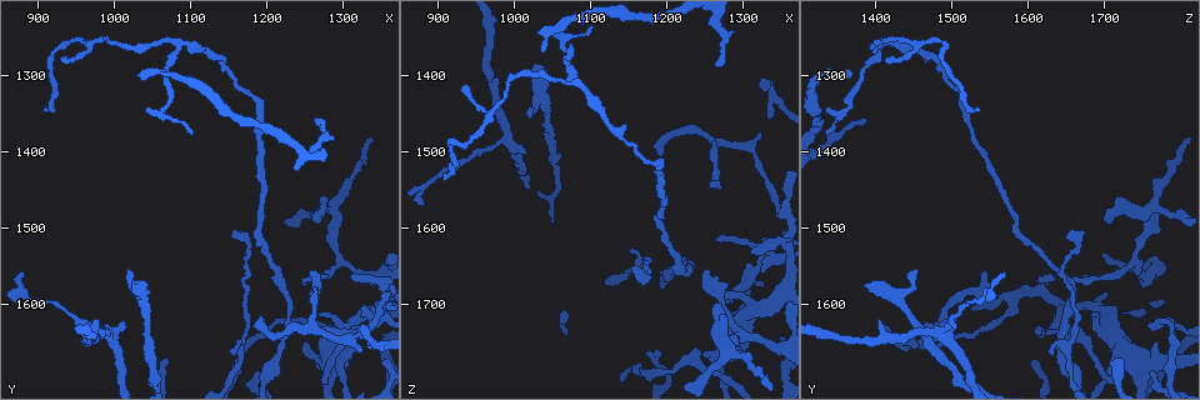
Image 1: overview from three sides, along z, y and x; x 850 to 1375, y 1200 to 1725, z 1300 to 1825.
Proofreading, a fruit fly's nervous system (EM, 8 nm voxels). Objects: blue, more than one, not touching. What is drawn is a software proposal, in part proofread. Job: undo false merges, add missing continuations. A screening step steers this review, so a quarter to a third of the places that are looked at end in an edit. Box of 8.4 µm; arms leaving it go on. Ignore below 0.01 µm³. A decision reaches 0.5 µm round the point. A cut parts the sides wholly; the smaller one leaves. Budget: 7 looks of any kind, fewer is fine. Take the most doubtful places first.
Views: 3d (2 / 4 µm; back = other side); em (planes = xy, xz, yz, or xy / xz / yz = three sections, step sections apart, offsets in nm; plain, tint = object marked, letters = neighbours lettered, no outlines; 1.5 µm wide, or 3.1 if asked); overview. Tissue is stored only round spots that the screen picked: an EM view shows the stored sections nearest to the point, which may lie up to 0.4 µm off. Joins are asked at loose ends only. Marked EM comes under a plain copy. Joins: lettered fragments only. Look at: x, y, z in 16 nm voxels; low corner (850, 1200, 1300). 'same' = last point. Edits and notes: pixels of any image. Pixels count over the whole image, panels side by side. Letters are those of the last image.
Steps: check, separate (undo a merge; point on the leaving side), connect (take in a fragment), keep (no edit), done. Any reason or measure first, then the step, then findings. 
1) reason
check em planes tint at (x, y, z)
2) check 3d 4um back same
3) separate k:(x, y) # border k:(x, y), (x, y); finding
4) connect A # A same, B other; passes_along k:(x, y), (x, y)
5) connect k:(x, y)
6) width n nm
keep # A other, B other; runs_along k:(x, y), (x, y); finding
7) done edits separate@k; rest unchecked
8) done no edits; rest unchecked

tapers out
check em planes letters at (1265, 1355, 1385)

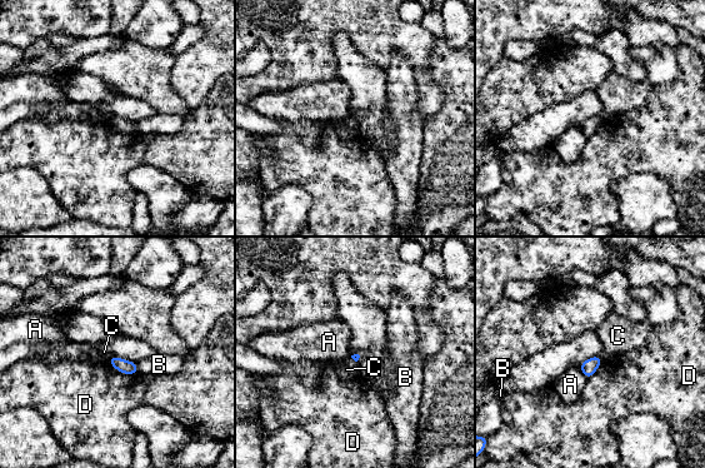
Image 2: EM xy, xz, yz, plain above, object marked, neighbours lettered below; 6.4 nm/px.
longest_contact D 200 nm
keep # A other, B other, C other, D other; border 2:(113, 356), (109, 359); no lettered fragment goes on from it

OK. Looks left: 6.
thin end
check 3d 2um at (1150, 1660, 1625)

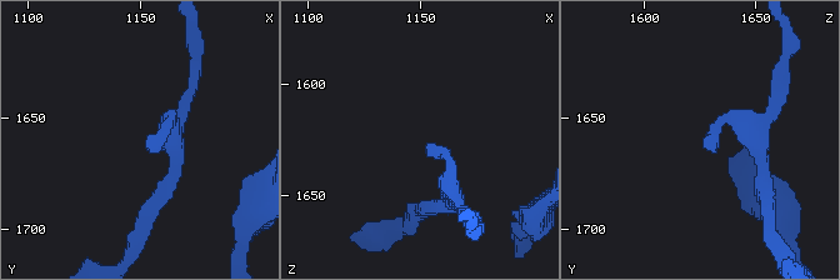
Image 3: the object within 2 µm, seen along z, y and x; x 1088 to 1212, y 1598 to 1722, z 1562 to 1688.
need the tissue
check em planes letters at (1154, 1660, 1625)

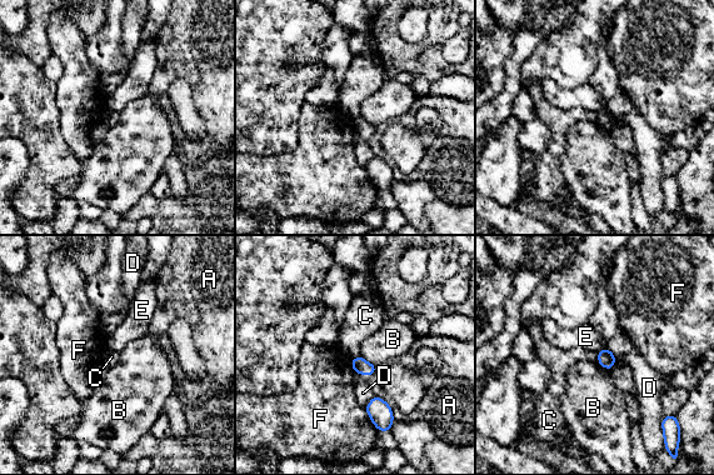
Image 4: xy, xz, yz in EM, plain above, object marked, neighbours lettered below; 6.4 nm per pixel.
width 100 nm
keep # A other, B other, C other, D other, E other, F other; border 4:(595, 354), (598, 361); none of them fits

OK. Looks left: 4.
tapers out
check em xy step 4 letters at (1160, 1500, 1660)

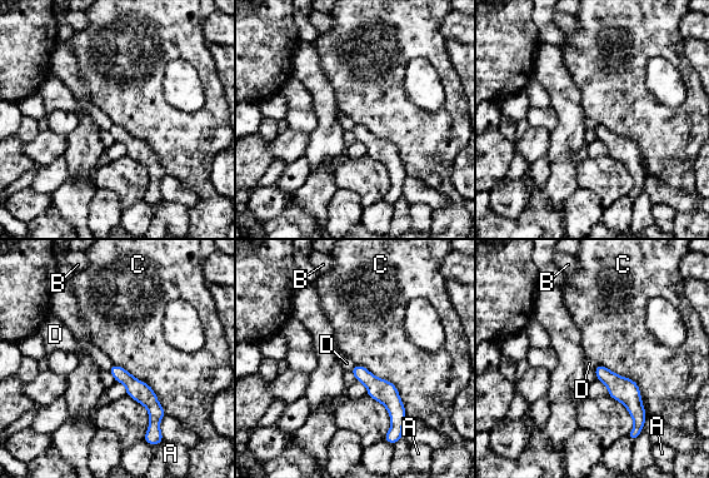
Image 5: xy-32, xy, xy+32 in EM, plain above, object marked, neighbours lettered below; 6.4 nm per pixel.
width 90 nm
keep # A other, B other, C other, D other; border 5:(355, 364), (389, 381), (407, 414); no lettered fragment goes on from it

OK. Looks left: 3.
done no edits; rest unchecked

